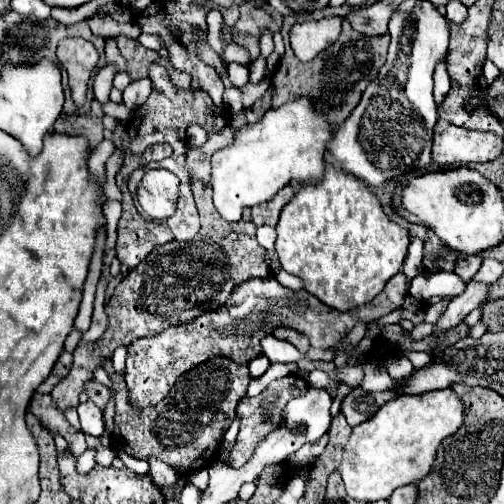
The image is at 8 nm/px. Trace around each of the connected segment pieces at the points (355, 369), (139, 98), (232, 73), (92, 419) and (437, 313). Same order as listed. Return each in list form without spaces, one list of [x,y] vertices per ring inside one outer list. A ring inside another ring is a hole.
[[[342,366],[342,382],[348,386],[360,386],[364,380],[364,370],[360,366]]]
[[[142,78],[142,80],[134,80],[126,90],[124,90],[124,104],[130,110],[140,108],[140,104],[144,104],[148,100],[152,92],[152,82],[150,78]]]
[[[230,64],[228,66],[228,78],[236,86],[244,86],[248,82],[248,68],[246,66],[240,66],[240,64]]]
[[[84,402],[78,406],[78,416],[80,416],[80,430],[90,436],[102,436],[104,432],[104,418],[100,408],[92,402]]]
[[[445,297],[442,301],[431,305],[429,309],[426,310],[425,323],[435,323],[438,318],[442,315],[442,312],[446,309],[448,302],[452,300],[453,297]]]

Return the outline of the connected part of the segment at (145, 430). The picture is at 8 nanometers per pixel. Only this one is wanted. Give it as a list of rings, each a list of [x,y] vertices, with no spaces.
[[[212,358],[206,364],[200,364],[182,374],[180,380],[176,380],[176,384],[172,386],[170,394],[162,400],[162,404],[138,412],[128,401],[124,376],[112,370],[112,362],[106,362],[104,368],[110,374],[116,392],[116,428],[120,446],[134,458],[156,456],[170,464],[180,476],[188,476],[198,468],[210,466],[216,460],[224,438],[224,428],[228,430],[234,418],[232,400],[236,396],[240,402],[250,384],[248,366],[238,366],[230,358]]]

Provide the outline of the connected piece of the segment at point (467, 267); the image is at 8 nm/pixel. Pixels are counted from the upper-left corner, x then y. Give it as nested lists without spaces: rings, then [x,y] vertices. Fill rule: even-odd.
[[[460,256],[460,260],[456,262],[456,274],[464,280],[464,282],[470,282],[472,276],[478,272],[482,264],[482,258],[480,256]]]

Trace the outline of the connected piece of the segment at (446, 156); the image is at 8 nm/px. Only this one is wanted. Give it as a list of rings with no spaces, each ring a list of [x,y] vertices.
[[[438,120],[436,122],[436,128],[434,128],[434,144],[432,144],[432,160],[440,166],[452,166],[454,162],[458,164],[484,164],[484,162],[490,162],[490,160],[496,160],[498,156],[502,154],[502,138],[492,134],[492,132],[476,132],[476,130],[464,130],[464,128],[458,128],[446,120]]]

